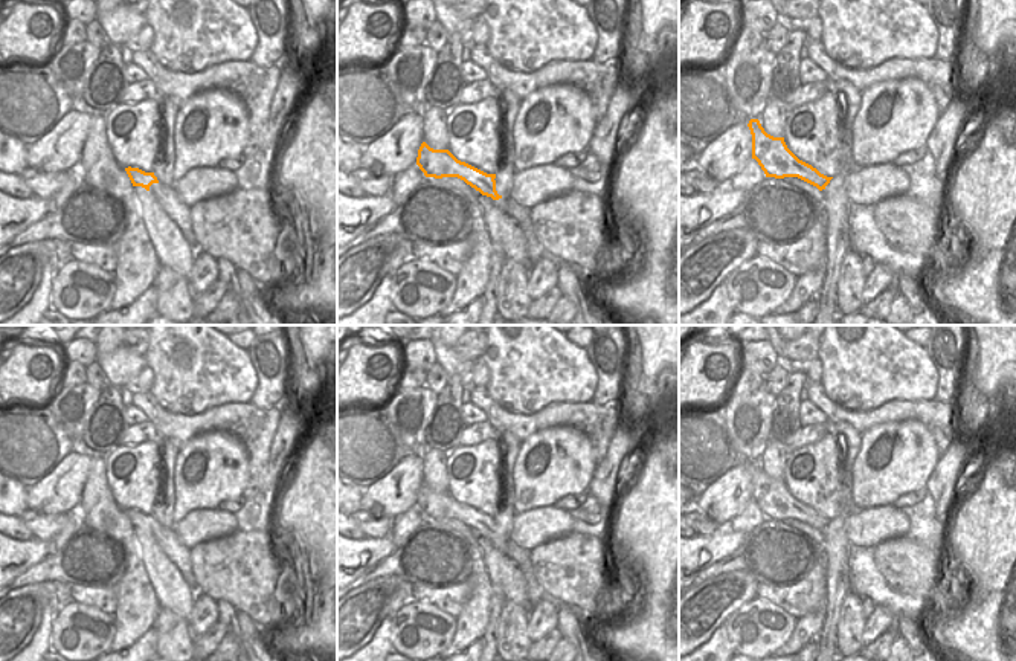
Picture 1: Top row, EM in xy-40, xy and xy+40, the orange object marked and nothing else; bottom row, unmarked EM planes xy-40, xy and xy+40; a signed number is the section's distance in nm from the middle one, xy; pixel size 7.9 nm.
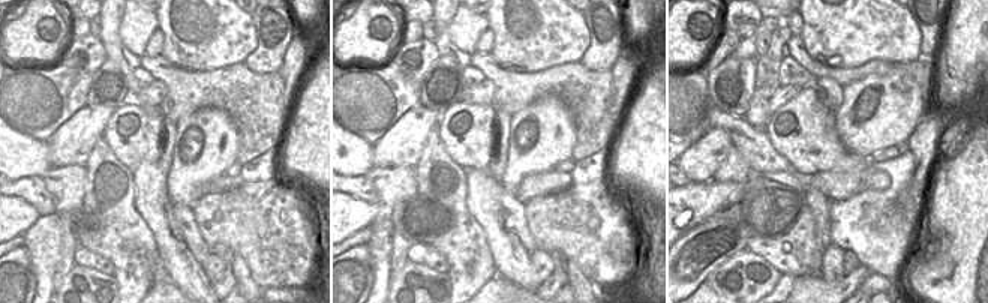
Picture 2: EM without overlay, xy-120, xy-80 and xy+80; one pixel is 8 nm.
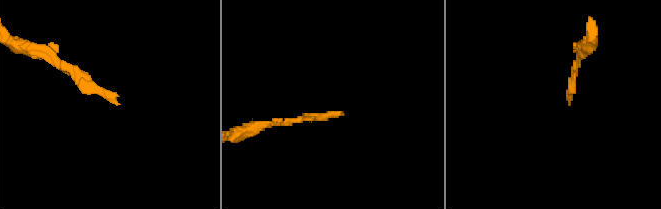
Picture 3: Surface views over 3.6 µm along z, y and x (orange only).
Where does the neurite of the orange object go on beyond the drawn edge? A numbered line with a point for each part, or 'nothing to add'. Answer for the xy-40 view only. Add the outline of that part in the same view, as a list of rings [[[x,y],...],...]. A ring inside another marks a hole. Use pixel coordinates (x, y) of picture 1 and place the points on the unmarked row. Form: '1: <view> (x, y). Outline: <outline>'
1: xy-40 (176, 551). Outline: [[[153,525],[150,534],[160,545],[166,557],[178,568],[183,580],[189,588],[197,586],[197,580],[192,574],[191,565],[191,550],[188,550],[177,537],[174,528],[166,528],[163,525]]]

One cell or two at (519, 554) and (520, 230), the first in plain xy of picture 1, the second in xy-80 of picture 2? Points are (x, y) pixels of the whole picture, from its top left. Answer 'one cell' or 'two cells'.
one cell

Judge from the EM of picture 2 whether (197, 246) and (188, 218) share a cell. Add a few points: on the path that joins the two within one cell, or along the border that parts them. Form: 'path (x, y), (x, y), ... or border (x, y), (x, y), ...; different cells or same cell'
path (194, 239), (188, 225); same cell

